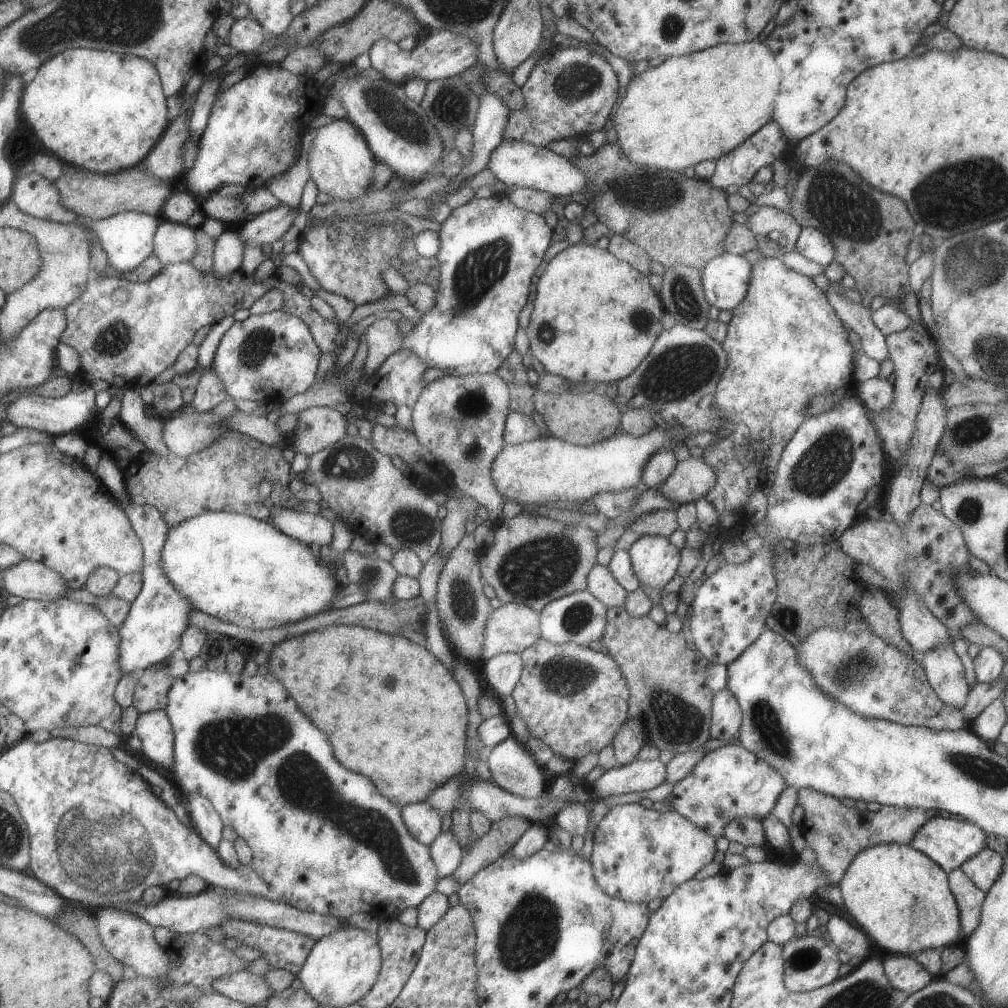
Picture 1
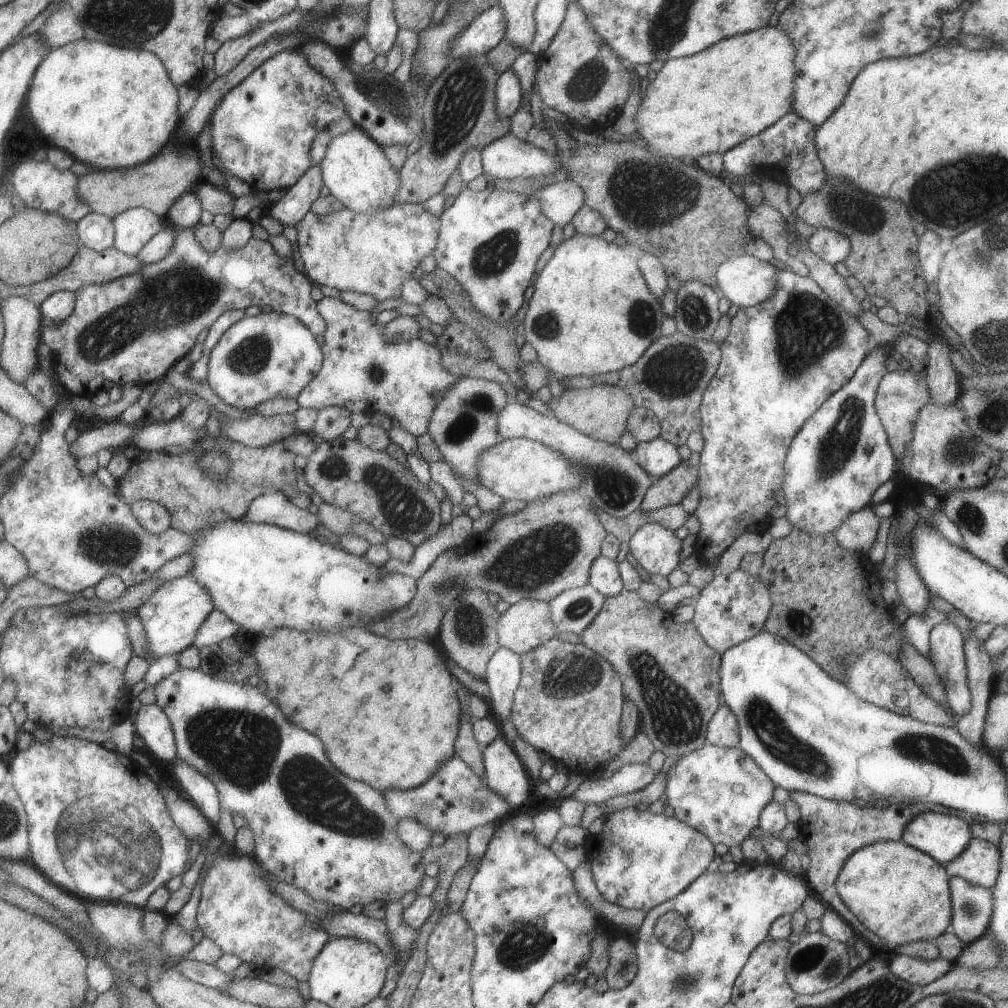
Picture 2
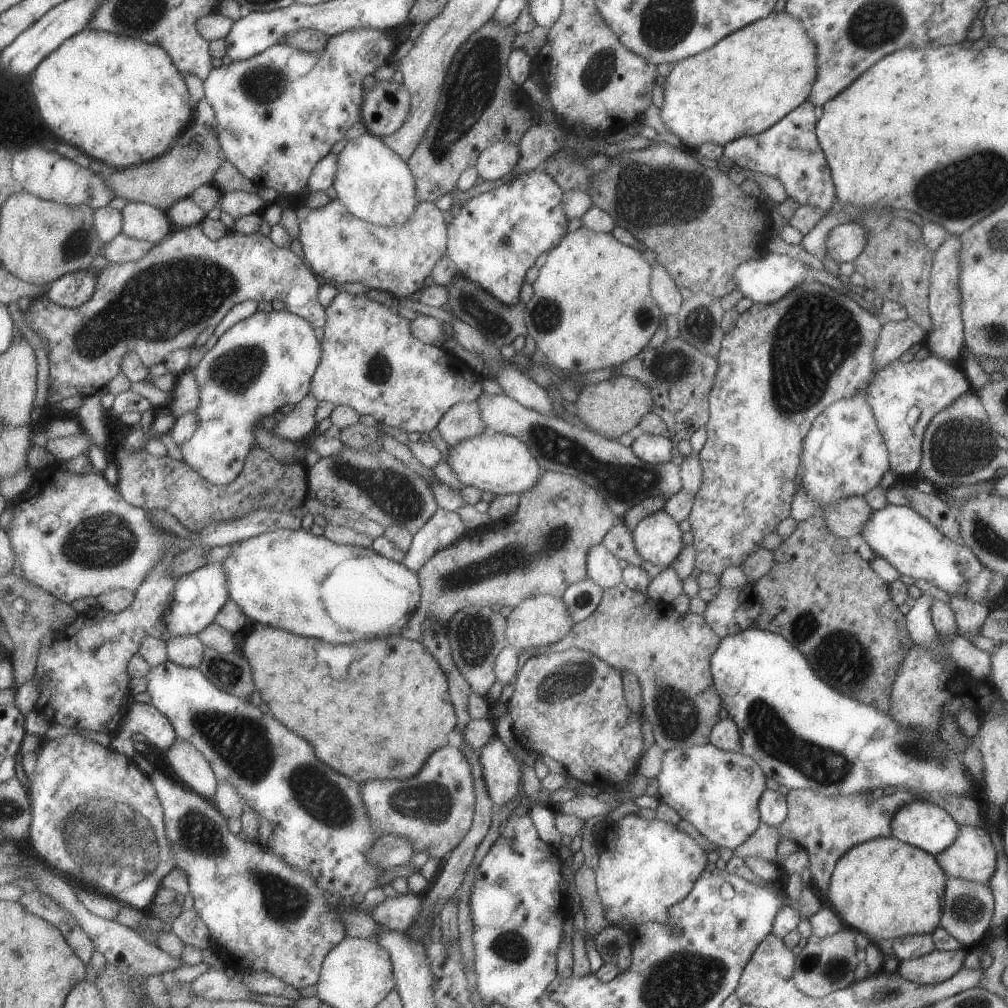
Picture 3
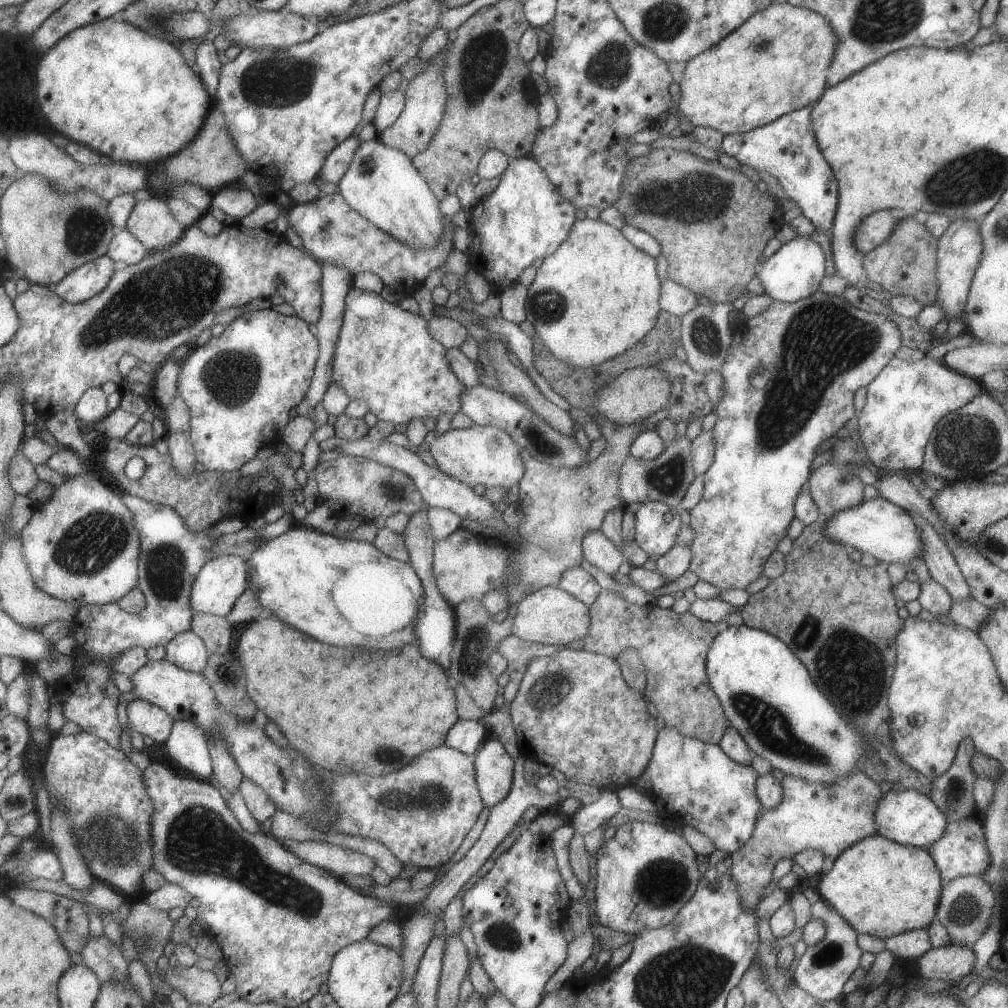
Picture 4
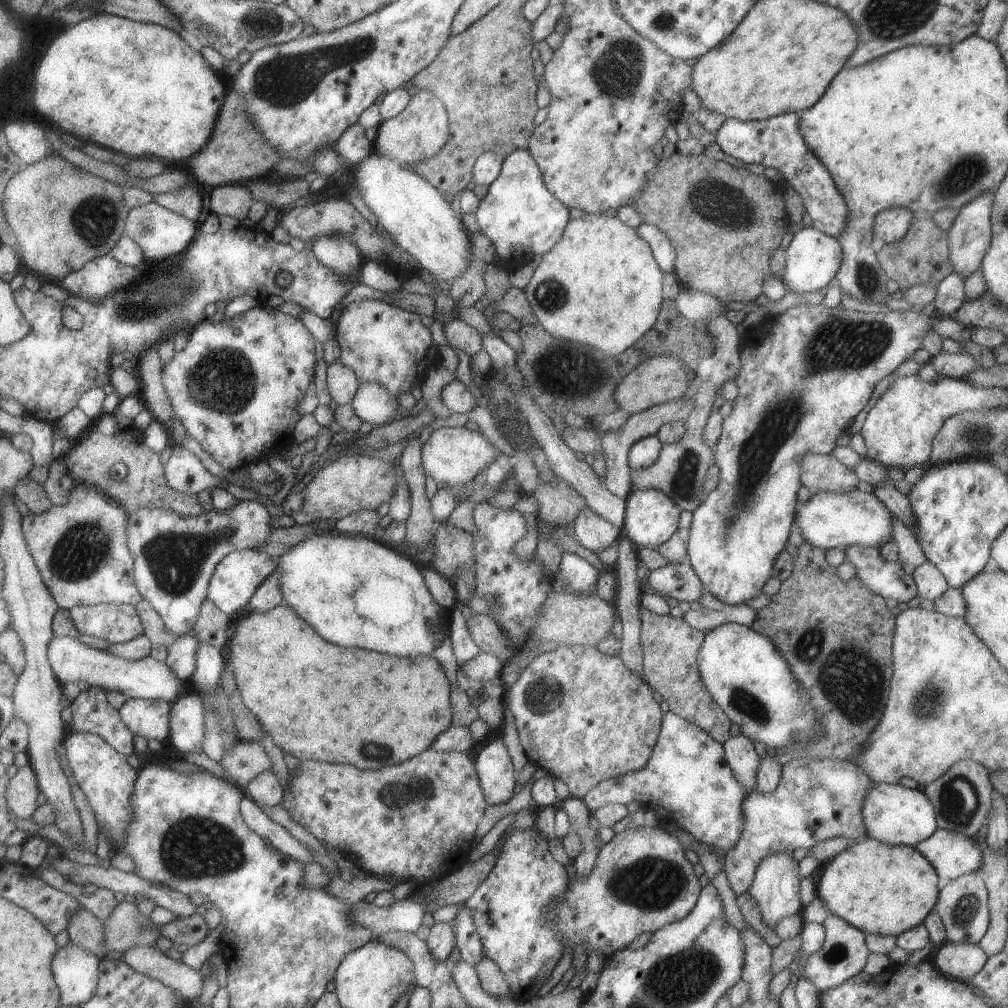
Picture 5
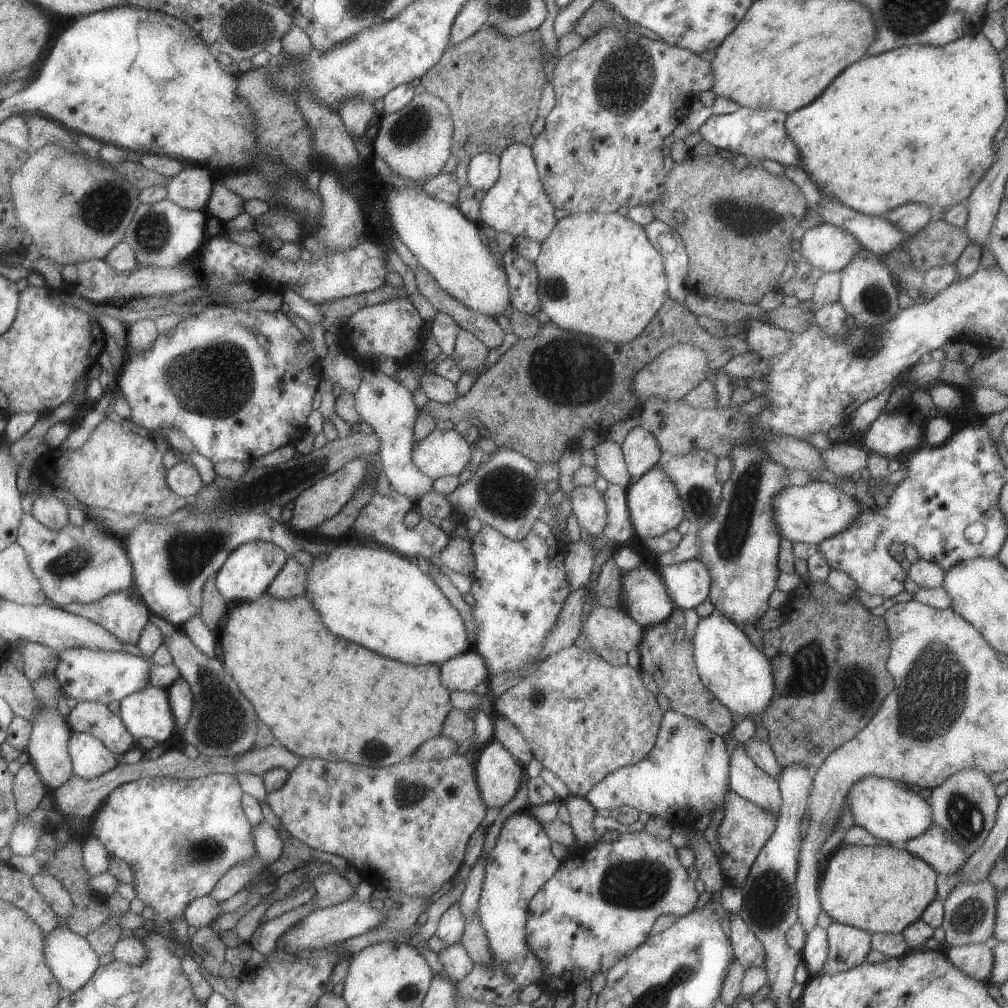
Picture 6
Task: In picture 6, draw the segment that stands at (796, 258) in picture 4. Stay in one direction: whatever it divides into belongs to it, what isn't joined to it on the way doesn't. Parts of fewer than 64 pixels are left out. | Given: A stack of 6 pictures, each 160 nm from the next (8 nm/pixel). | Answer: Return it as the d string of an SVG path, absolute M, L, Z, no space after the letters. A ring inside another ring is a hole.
M827 223L804 230L799 242L799 252L823 273L840 271L862 248L849 232Z

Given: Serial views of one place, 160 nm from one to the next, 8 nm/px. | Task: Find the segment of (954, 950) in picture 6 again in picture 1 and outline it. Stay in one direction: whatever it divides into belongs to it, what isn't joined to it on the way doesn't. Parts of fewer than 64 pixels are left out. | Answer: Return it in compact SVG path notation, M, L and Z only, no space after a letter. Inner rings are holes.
M909 954L887 956L882 965L885 976L893 988L908 995L921 990L933 979L932 974Z

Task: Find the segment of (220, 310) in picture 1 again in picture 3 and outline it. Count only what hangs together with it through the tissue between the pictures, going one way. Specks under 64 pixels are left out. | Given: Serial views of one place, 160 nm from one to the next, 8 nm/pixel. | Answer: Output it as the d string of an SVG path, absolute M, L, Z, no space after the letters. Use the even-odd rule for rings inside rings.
M197 224L187 228L181 228L177 232L171 232L171 234L164 236L163 240L154 244L137 260L123 264L105 263L96 276L96 285L93 294L89 297L89 300L79 304L77 307L67 308L59 306L57 303L51 302L45 294L32 298L28 302L28 309L23 313L23 320L25 320L25 324L31 328L31 330L34 330L46 341L46 345L48 346L48 390L55 391L62 400L63 398L69 398L69 396L75 395L86 397L105 387L111 378L120 371L119 365L121 357L126 352L135 352L140 358L142 365L147 369L154 363L163 362L165 355L168 355L172 350L190 347L196 336L202 330L205 330L207 326L216 327L217 324L221 322L223 316L225 316L233 306L244 300L254 300L257 302L261 302L261 300L266 300L267 302L281 300L286 308L285 310L289 311L291 314L306 320L313 328L323 327L326 323L326 314L318 299L318 286L320 283L321 281L318 276L308 266L305 266L301 259L289 248L275 246L275 244L269 240L269 237L261 235L258 231L250 235L244 235L243 233L236 233L233 230L228 230L222 237L211 240L202 233L200 225Z

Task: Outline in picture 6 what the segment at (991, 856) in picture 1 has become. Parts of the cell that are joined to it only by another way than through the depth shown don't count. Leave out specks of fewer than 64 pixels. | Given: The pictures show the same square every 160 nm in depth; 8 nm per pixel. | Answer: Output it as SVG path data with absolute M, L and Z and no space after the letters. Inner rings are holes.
M935 823L904 842L903 849L924 860L937 874L956 874L967 856Z

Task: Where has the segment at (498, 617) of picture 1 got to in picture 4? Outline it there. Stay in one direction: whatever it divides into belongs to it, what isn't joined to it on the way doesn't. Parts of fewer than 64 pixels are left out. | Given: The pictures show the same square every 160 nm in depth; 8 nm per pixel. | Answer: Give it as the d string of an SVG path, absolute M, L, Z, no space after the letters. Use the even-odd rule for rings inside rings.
M558 587L539 588L521 599L517 604L513 620L511 620L511 635L529 643L541 645L556 645L566 647L570 642L583 638L589 628L589 608L569 596Z

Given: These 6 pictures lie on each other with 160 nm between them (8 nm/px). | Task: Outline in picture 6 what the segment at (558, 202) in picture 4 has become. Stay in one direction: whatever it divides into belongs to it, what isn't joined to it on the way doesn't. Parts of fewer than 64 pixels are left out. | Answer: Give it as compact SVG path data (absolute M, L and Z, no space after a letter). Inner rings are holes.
M524 143L510 144L499 157L499 176L495 184L485 191L480 202L479 221L496 232L507 232L541 242L553 230L554 206L549 202L536 171L532 150Z

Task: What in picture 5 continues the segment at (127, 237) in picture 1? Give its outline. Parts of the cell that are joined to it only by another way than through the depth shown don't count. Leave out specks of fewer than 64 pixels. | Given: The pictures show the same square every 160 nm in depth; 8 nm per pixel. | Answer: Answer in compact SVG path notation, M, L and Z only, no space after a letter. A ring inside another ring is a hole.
M153 201L129 209L123 226L124 235L129 236L141 248L143 259L149 260L149 262L159 262L169 258L169 256L183 254L185 248L193 240L195 230L198 230L195 221L187 220L171 210L158 206Z

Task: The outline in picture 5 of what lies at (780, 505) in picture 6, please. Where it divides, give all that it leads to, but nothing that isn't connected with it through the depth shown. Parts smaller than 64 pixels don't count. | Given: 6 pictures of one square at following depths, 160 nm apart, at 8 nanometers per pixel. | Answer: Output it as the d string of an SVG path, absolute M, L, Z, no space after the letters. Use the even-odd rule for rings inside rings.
M856 488L833 494L833 492L817 492L805 504L796 506L797 524L804 541L821 550L837 548L844 550L849 546L863 546L863 548L881 548L889 538L891 532L891 514L885 509L872 493L859 492Z

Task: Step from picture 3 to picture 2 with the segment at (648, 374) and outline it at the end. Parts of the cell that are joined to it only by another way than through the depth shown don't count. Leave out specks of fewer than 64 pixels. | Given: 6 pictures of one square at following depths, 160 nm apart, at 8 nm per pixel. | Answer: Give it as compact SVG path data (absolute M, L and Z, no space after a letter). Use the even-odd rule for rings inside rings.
M675 331L668 336L662 336L654 340L643 354L628 367L618 371L593 375L591 377L576 376L561 378L563 388L578 389L589 387L591 385L608 384L617 385L619 388L625 389L635 406L643 407L647 411L651 411L659 421L660 437L667 442L678 447L684 444L691 432L700 430L700 400L702 392L705 390L707 383L713 378L720 361L720 348L713 341L702 341L699 339L689 338L679 331Z

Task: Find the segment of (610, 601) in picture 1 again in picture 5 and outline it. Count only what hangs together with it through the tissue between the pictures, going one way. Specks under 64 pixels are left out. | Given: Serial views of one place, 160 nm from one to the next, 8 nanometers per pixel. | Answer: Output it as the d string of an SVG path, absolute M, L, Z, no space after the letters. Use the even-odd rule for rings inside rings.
M586 505L579 510L579 516L575 516L573 531L573 538L579 545L594 554L608 548L622 534L622 530L607 524Z

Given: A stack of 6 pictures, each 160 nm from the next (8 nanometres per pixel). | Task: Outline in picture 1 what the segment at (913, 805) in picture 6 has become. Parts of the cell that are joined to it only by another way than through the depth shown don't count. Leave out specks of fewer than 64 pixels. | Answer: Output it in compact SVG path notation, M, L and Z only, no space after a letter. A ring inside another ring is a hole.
M931 817L925 821L913 835L909 846L919 852L925 853L937 866L940 866L946 873L961 866L970 856L980 852L985 844L986 832L976 824L969 821L955 820L953 818Z

